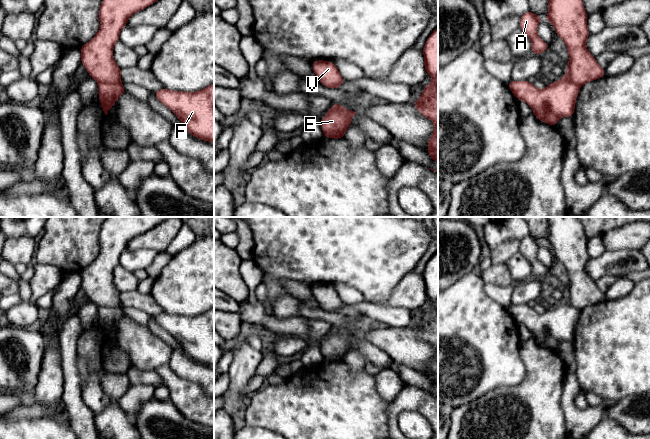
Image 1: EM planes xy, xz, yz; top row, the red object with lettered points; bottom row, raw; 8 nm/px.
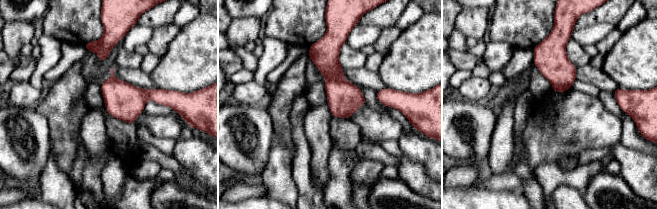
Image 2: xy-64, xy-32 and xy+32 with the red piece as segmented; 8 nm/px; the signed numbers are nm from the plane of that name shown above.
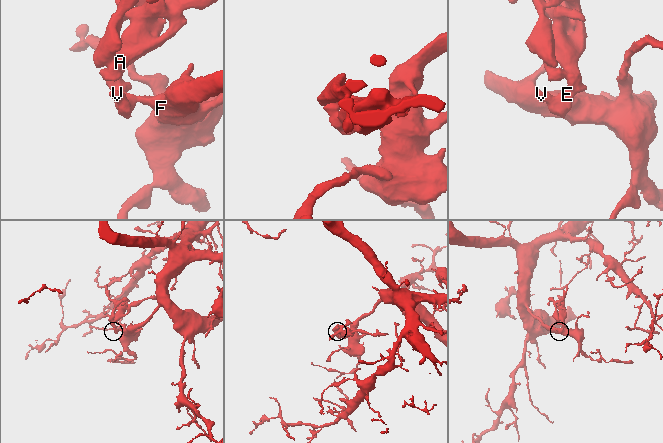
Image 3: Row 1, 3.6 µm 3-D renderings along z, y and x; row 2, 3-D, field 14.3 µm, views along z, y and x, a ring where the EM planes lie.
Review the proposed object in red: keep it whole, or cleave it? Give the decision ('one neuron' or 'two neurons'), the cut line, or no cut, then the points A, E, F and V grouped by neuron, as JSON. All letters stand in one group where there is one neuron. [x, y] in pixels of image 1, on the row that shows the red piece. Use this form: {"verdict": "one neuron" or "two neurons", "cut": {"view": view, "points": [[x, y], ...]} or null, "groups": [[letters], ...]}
{"verdict": "two neurons", "cut": {"view": "xy", "points": [[121, 82], [98, 83]]}, "groups": [["A"], ["E", "F", "V"]]}

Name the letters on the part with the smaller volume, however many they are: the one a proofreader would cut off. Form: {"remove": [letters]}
{"remove": ["A"]}

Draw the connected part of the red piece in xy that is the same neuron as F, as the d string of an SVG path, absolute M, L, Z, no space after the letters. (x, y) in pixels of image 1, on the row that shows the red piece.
M214 83L196 92L159 89L154 96L169 108L180 120L184 128L194 137L214 143Z

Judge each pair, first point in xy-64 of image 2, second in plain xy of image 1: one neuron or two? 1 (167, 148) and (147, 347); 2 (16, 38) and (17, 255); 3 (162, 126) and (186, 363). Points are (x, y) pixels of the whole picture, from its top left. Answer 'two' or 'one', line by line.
1: two
2: one
3: two

